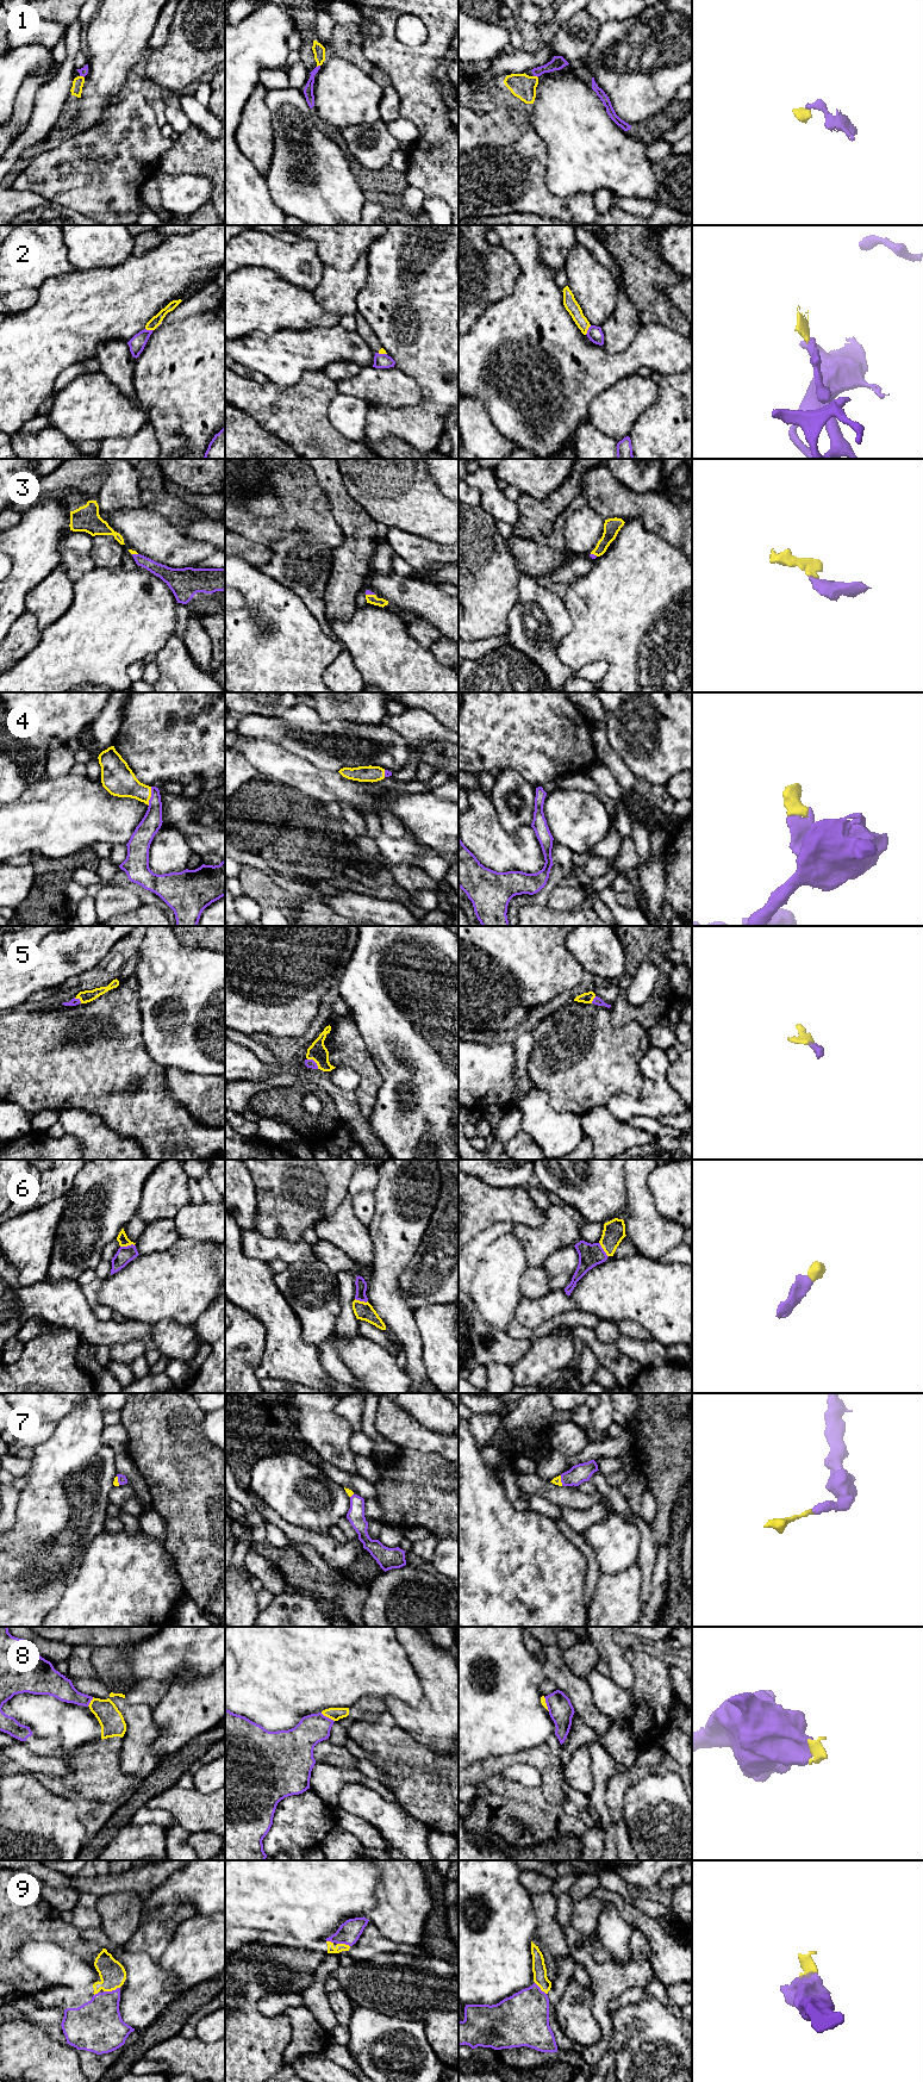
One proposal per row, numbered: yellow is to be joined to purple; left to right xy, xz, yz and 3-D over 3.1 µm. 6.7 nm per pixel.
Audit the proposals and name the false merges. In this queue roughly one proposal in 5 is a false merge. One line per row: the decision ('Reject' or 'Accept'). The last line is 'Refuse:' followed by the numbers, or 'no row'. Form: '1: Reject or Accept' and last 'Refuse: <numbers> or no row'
1: Accept
2: Reject
3: Accept
4: Accept
5: Accept
6: Accept
7: Accept
8: Accept
9: Accept
Refuse: 2

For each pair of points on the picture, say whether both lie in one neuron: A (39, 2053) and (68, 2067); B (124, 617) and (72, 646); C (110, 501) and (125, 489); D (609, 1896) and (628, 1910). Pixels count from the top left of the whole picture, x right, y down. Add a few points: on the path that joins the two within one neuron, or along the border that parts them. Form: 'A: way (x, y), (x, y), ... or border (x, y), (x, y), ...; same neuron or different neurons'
A: way (47, 2061), (52, 2067), (61, 2067); same neuron
B: way (111, 623), (89, 645), (85, 646); same neuron
C: way (113, 497), (122, 489); same neuron
D: way (613, 1897), (623, 1907); same neuron

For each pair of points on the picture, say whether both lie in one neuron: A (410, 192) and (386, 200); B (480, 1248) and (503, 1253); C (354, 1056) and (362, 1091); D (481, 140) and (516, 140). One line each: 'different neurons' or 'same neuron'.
A: different neurons
B: different neurons
C: same neuron
D: same neuron

